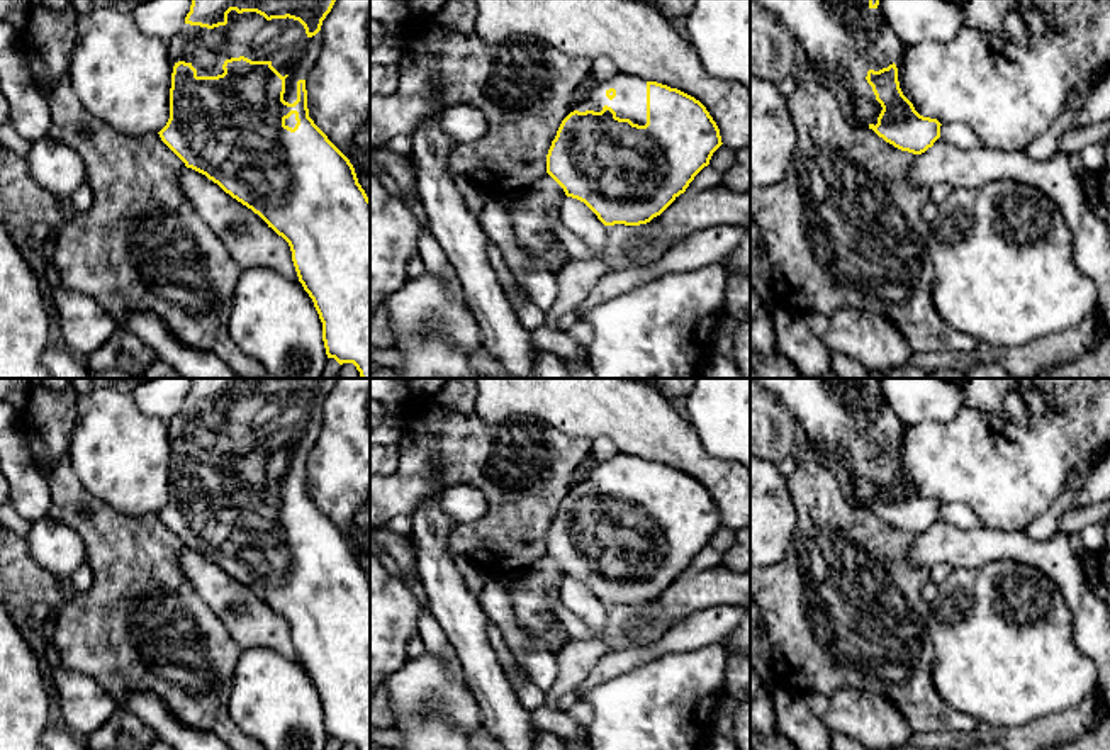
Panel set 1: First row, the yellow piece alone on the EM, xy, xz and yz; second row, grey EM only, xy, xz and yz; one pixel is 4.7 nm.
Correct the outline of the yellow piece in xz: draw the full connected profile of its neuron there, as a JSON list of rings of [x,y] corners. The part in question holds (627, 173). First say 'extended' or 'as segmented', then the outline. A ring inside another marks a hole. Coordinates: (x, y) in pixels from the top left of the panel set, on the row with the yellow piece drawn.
extended | [[[619,73],[596,83],[562,120],[547,154],[547,173],[567,197],[584,202],[604,226],[640,226],[660,215],[684,193],[721,144],[720,129],[699,100],[677,88]]]

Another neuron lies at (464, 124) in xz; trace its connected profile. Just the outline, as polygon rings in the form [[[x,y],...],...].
[[[470,105],[446,107],[441,110],[440,127],[458,144],[467,144],[484,136],[485,115]]]

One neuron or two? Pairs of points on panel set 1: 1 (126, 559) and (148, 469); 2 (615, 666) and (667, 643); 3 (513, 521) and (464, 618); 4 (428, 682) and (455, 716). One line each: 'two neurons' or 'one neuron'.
1: two neurons
2: one neuron
3: two neurons
4: one neuron

